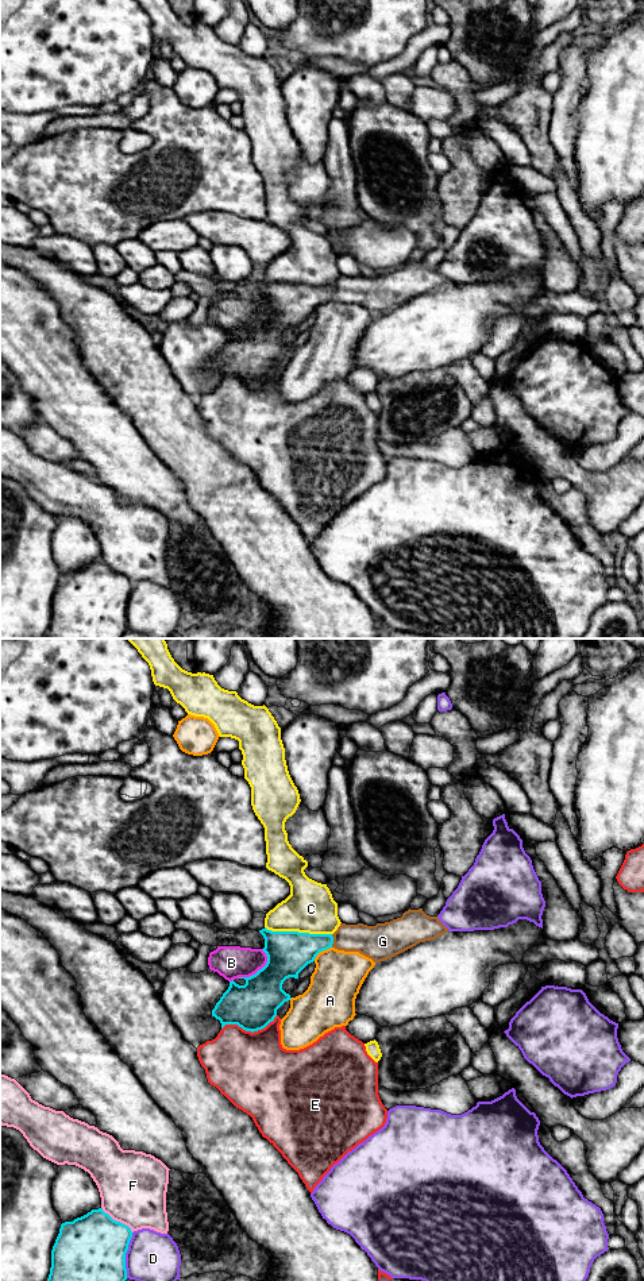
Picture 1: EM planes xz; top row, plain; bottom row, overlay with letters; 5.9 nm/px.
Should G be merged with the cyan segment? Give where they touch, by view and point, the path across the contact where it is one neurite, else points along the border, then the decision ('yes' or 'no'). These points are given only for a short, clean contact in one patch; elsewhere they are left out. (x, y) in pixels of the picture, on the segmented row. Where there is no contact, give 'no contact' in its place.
contact xz (332, 941); way xz (292, 950), (316, 942), (332, 941), (374, 942); yes

